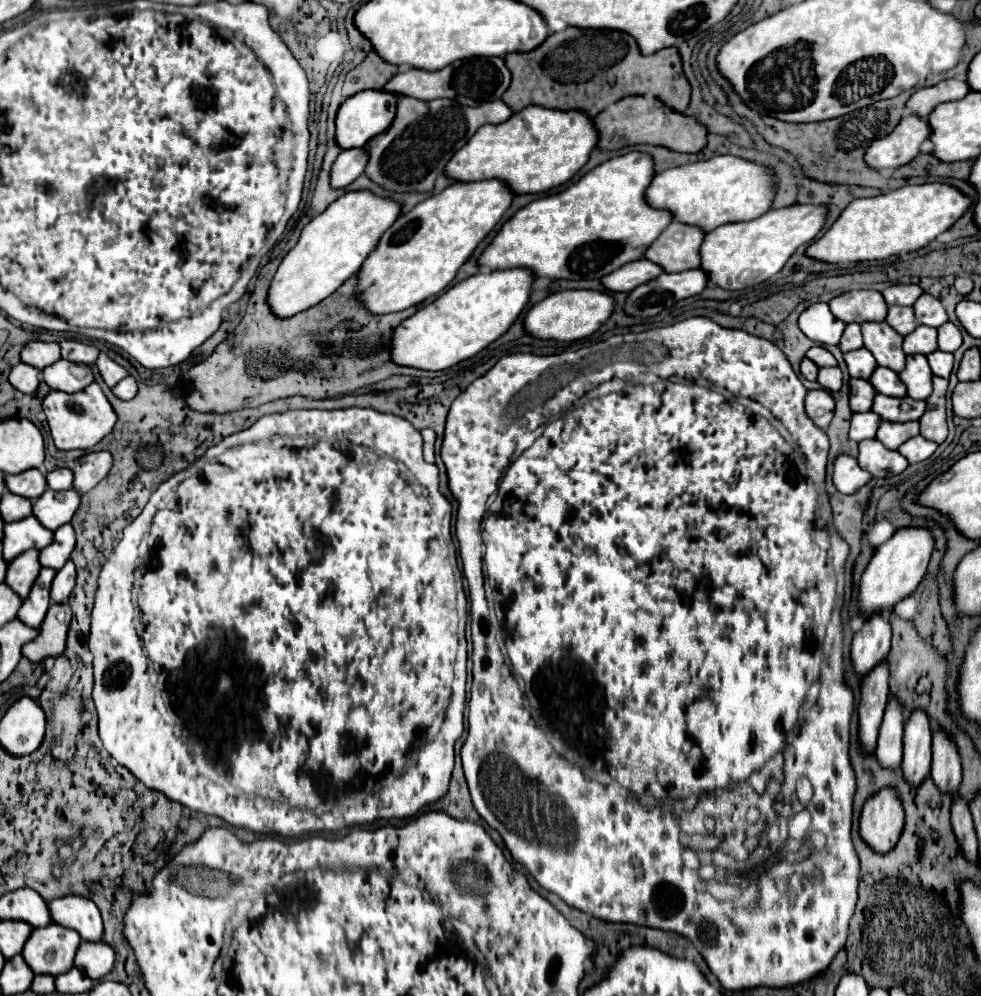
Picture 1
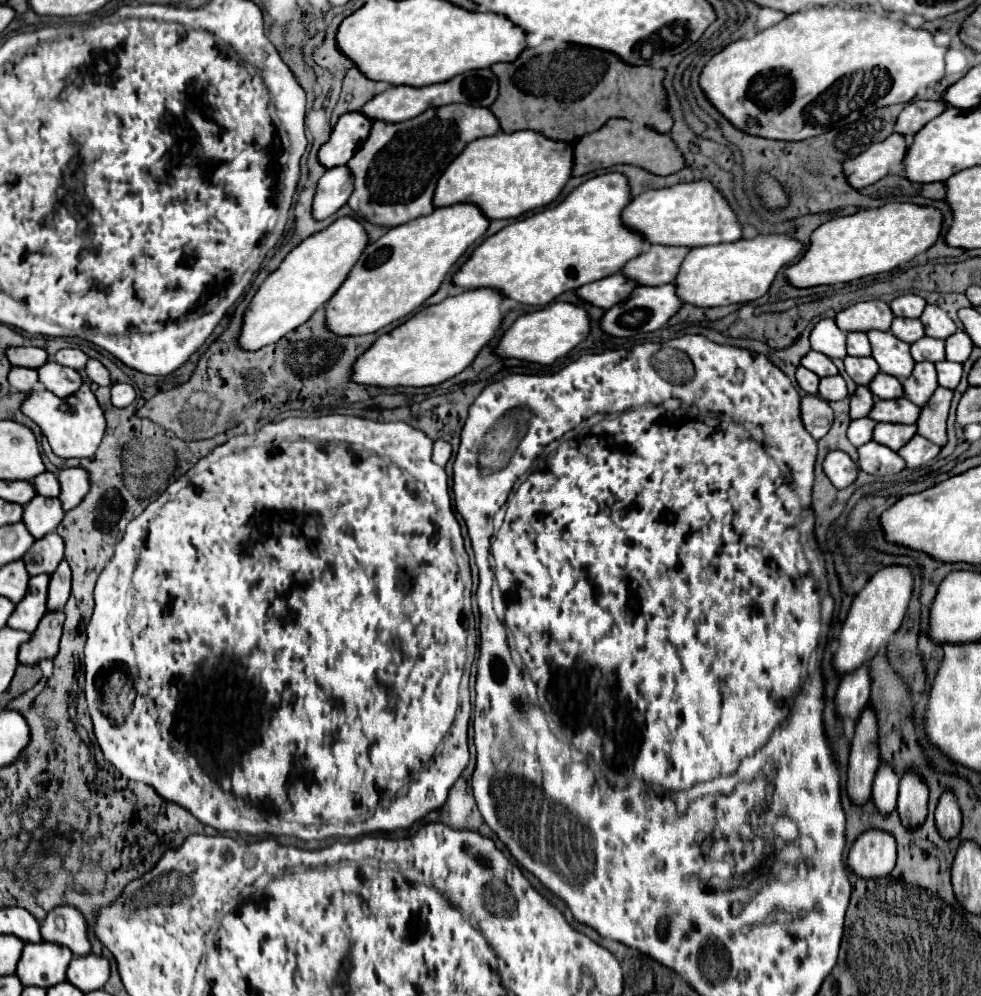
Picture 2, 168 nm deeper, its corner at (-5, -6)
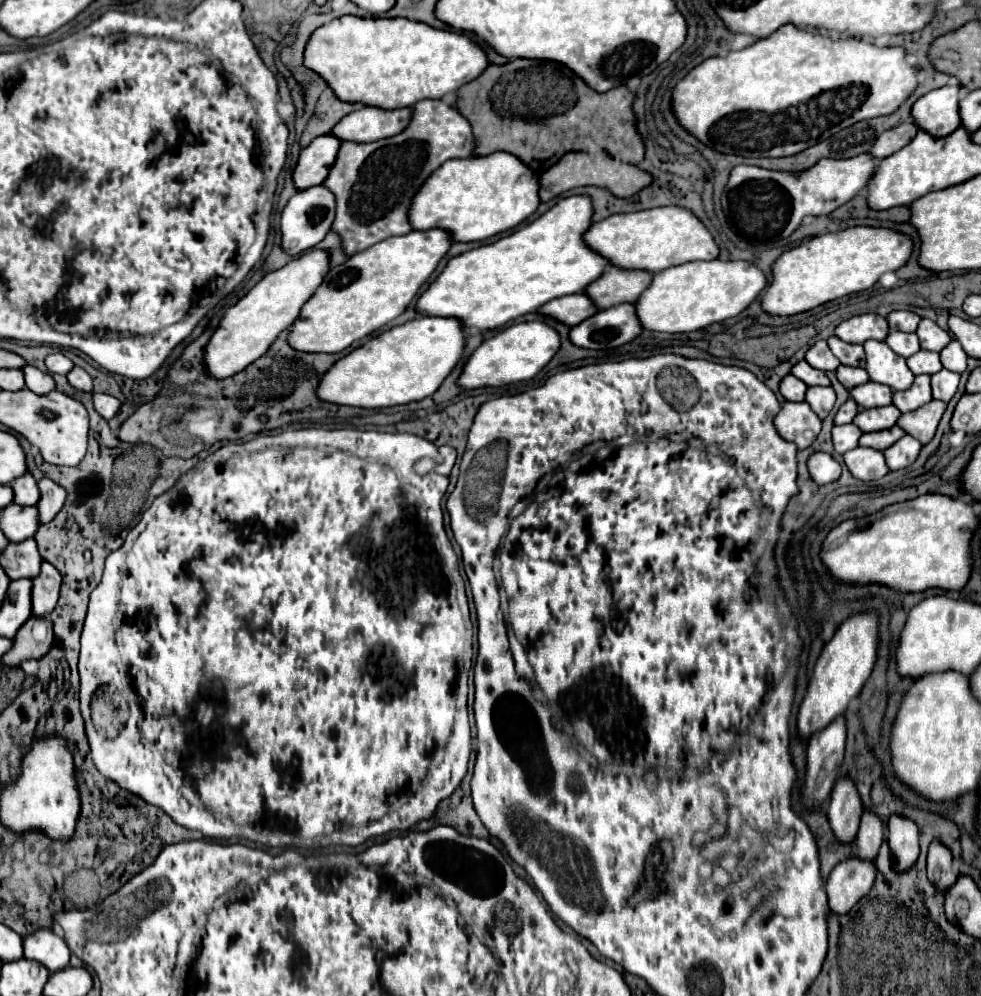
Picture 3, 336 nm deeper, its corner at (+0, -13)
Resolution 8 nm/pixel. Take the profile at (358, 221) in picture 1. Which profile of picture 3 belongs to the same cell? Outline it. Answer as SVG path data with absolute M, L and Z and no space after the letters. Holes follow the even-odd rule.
M310 249L282 269L264 275L236 305L226 309L210 343L204 347L204 367L208 367L208 375L214 379L226 379L228 375L236 375L236 371L244 371L248 363L254 363L264 355L270 343L296 321L302 305L312 297L326 273L328 253Z

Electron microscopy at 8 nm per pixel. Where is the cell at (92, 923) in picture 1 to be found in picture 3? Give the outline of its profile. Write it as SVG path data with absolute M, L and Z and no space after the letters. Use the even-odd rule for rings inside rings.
M40 929L24 939L24 957L48 967L50 973L56 973L62 967L68 967L70 949L54 931Z

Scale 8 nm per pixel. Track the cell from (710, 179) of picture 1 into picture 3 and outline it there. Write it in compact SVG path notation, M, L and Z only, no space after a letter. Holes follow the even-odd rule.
M656 207L648 211L610 215L604 221L592 223L592 227L584 233L584 241L588 247L594 247L598 255L604 255L610 265L648 273L658 273L688 261L712 261L718 257L718 245L708 229L682 207Z

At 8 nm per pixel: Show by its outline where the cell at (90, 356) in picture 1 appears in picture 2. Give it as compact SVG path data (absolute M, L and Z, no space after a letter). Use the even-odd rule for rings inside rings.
M63 348L55 354L55 362L59 362L61 366L69 366L73 370L83 370L87 360L89 356L79 348Z

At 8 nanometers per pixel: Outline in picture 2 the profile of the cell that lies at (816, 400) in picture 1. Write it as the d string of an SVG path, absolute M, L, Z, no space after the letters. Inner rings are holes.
M805 396L801 400L801 420L807 428L807 432L819 440L823 438L831 424L833 424L833 410L829 406L829 402L821 400L819 396Z

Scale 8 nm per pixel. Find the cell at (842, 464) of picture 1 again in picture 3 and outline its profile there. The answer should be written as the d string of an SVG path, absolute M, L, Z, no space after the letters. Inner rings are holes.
M814 453L808 457L808 471L818 485L832 483L840 477L840 465L828 453Z

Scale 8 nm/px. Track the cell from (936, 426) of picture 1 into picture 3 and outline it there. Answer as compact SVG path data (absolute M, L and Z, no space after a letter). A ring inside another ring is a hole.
M930 401L924 407L920 407L920 409L912 411L912 413L900 415L896 425L900 425L908 435L912 435L922 445L926 445L934 437L938 421L940 421L944 411L946 411L946 403Z

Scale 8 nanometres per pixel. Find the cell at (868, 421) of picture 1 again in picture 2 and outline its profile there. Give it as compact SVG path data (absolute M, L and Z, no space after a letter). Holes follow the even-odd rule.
M859 418L859 420L853 420L849 430L847 430L847 436L851 440L853 446L863 446L865 442L873 440L873 428L875 428L875 420L871 418Z

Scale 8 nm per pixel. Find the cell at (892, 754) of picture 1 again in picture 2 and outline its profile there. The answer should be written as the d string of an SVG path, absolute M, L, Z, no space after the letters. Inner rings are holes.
M883 762L875 774L873 782L873 802L877 804L877 810L883 814L889 814L897 804L897 790L899 790L901 776L893 770L889 762Z

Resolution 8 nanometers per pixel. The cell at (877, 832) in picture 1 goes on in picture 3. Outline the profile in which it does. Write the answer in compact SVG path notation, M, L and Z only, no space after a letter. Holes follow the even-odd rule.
M858 857L846 859L832 869L826 881L826 895L830 911L846 915L874 885L876 865L872 861L860 861Z

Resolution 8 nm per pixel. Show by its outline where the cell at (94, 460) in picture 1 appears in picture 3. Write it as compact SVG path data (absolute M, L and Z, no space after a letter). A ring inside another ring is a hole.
M46 477L38 481L38 489L40 489L40 501L36 503L36 509L40 511L40 523L50 523L56 517L56 513L62 509L66 493L60 485L56 485Z

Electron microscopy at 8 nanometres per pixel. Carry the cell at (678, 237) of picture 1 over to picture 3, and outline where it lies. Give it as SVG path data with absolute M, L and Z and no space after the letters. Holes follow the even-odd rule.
M608 267L600 279L590 283L584 293L596 303L596 309L608 309L620 303L632 303L638 295L648 287L652 273L646 271L622 271L616 267Z

